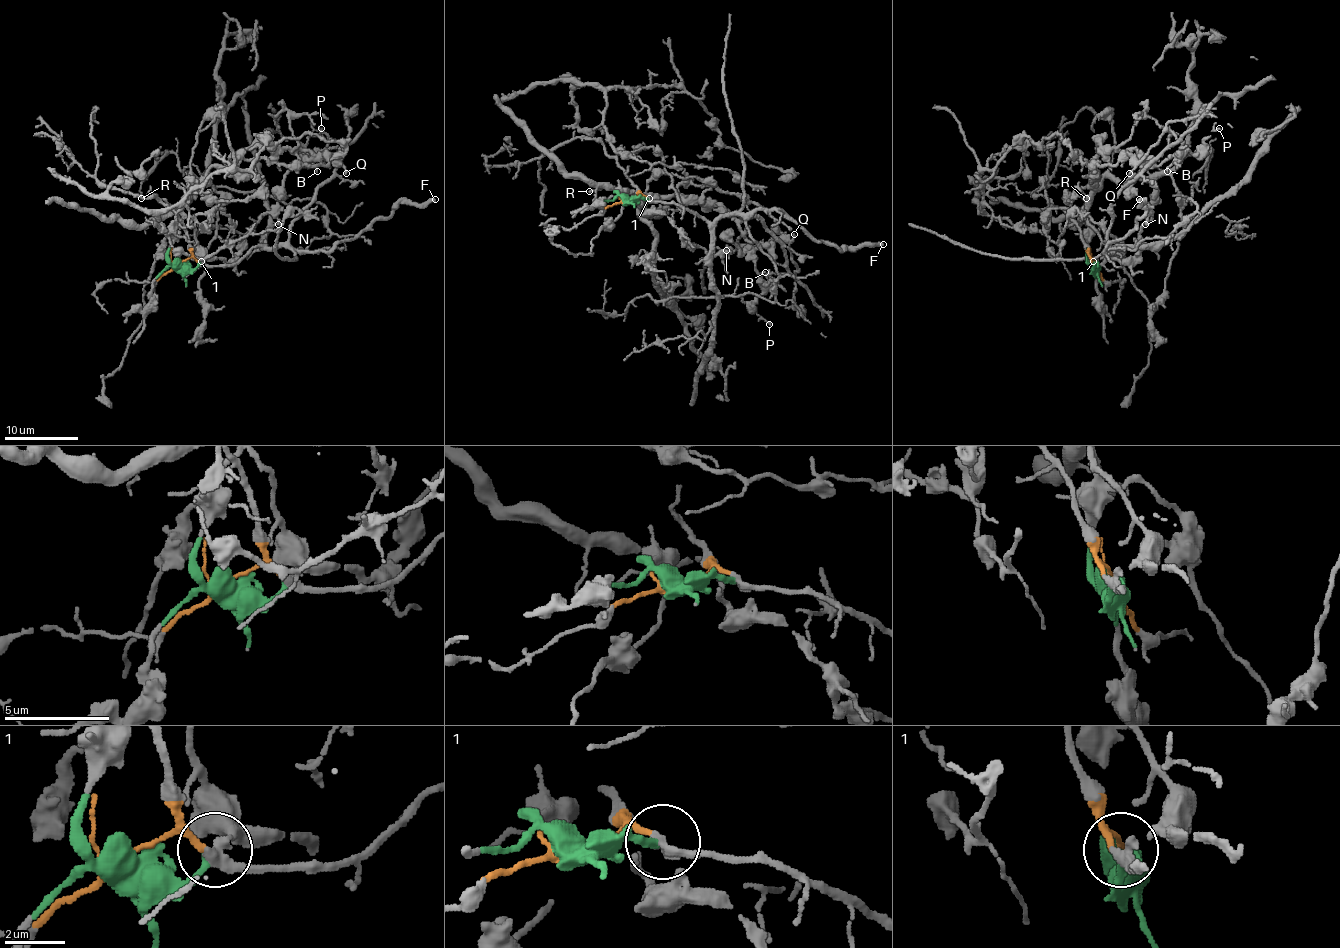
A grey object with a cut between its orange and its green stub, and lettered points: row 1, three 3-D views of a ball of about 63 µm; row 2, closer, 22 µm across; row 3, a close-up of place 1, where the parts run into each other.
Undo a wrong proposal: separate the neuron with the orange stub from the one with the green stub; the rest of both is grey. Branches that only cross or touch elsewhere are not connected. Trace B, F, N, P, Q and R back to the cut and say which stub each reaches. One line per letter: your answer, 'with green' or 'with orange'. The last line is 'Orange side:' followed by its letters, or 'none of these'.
B: with green
F: with orange
N: with green
P: with green
Q: with green
R: with green
Orange side: F

